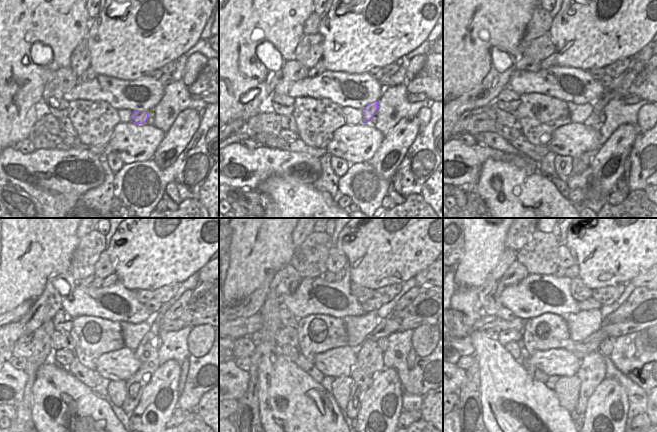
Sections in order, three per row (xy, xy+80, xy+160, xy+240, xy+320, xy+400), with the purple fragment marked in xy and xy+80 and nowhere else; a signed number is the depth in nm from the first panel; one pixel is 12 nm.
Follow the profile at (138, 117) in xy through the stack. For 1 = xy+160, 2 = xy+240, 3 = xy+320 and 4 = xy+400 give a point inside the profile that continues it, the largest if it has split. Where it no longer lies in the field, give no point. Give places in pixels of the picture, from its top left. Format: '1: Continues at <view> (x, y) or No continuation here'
1: Continues at xy+160 (622, 90)
2: Continues at xy+240 (174, 312)
3: Continues at xy+320 (409, 296)
4: Continues at xy+400 (638, 293)

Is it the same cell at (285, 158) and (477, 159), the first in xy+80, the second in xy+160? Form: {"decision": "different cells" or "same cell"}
{"decision": "same cell"}

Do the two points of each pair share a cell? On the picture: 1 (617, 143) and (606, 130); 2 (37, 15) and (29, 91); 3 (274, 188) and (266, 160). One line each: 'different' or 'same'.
1: different
2: same
3: different

